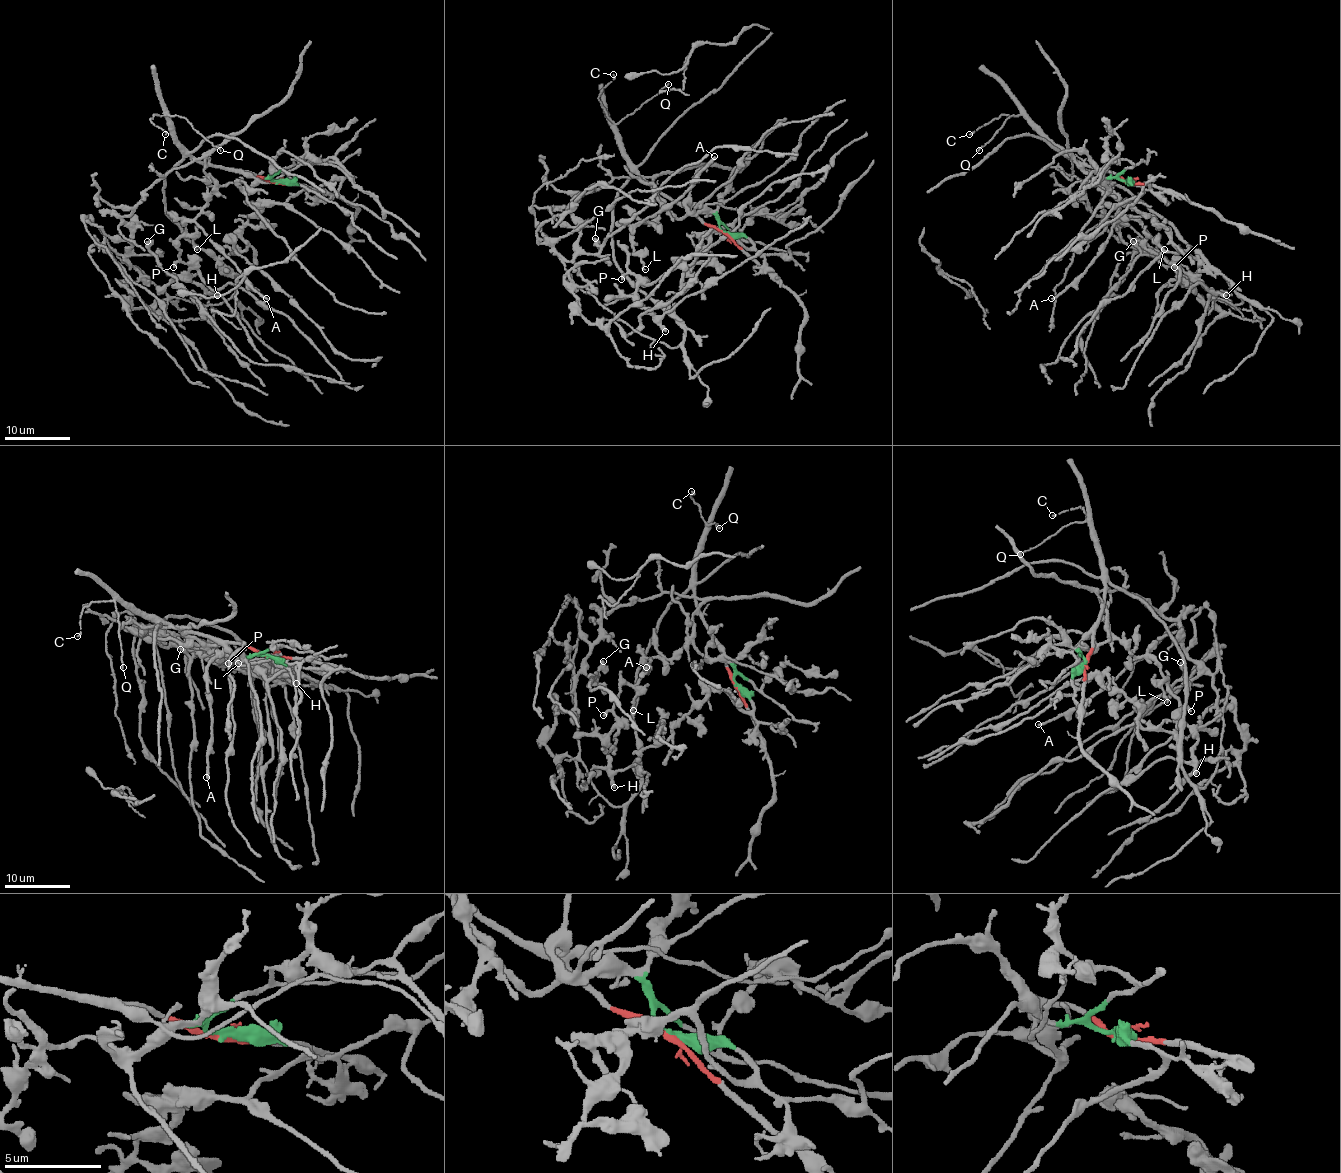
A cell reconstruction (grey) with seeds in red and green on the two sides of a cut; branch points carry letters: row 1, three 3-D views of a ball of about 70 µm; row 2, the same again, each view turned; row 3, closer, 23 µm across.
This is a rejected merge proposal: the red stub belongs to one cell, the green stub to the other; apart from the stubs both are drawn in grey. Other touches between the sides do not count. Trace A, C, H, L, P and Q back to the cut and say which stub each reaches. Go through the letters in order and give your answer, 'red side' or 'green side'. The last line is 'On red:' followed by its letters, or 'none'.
A: green side
C: red side
H: green side
L: green side
P: green side
Q: red side
On red: C, Q

